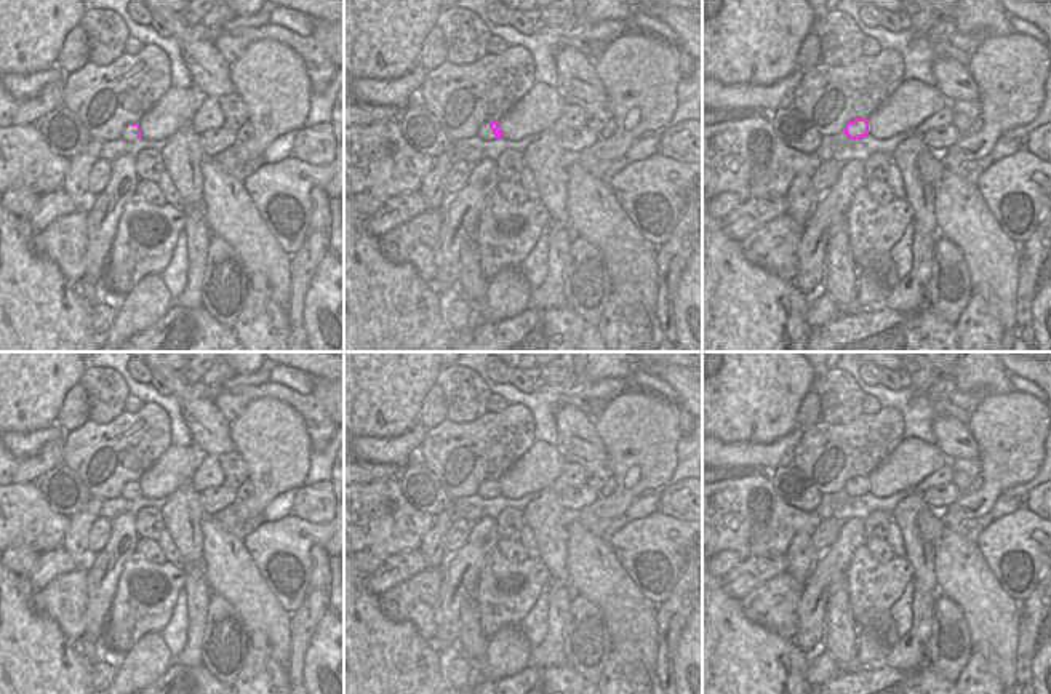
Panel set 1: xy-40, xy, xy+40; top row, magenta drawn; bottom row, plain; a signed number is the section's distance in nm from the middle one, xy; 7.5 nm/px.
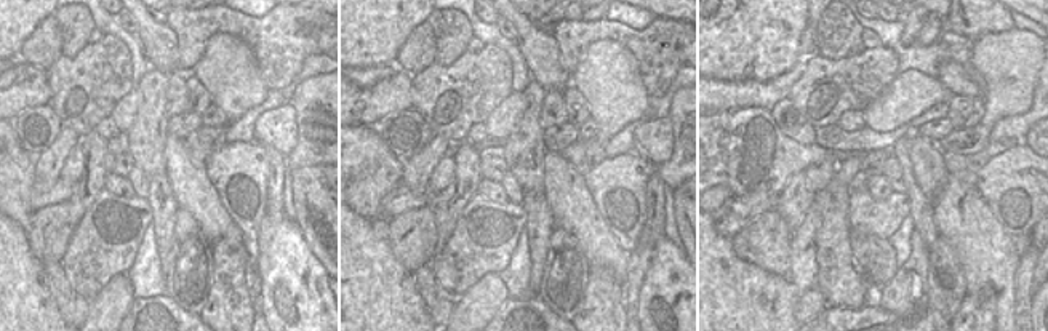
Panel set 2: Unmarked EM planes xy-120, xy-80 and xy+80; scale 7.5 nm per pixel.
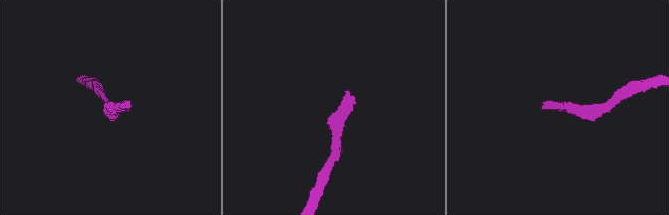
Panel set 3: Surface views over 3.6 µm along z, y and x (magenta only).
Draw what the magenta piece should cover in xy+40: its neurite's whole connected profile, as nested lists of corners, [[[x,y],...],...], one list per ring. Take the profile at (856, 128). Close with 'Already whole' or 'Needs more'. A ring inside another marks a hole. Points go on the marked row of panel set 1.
[[[854,118],[851,122],[846,123],[843,133],[849,138],[849,139],[859,139],[869,134],[869,122],[867,118]]]. Already whole.

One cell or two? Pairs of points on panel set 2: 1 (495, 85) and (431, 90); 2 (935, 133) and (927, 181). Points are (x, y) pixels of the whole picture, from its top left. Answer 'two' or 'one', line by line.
1: one
2: two

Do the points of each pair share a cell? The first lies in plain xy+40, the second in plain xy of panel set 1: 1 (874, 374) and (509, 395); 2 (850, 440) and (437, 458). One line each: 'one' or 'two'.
1: two
2: one

